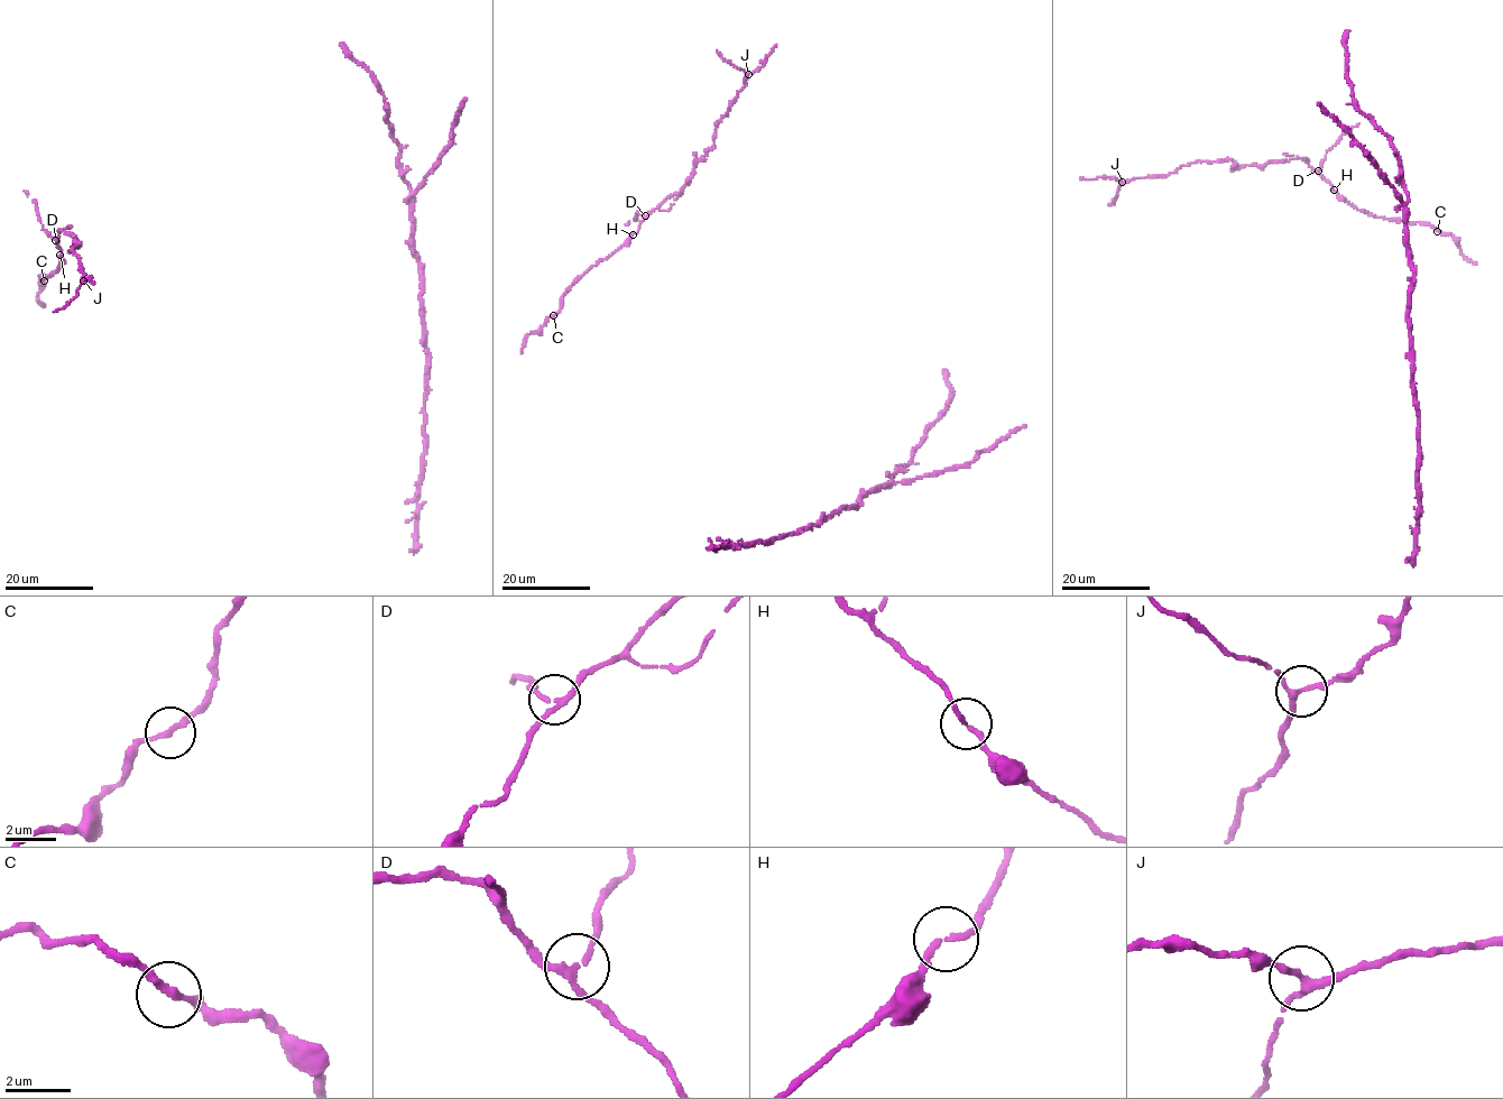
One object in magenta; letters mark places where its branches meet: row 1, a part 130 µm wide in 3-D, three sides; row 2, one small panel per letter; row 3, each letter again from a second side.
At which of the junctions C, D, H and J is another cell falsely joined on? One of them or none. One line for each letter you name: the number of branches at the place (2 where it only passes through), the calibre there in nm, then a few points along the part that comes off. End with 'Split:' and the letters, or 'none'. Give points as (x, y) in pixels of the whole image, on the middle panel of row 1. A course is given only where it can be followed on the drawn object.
Split: none

